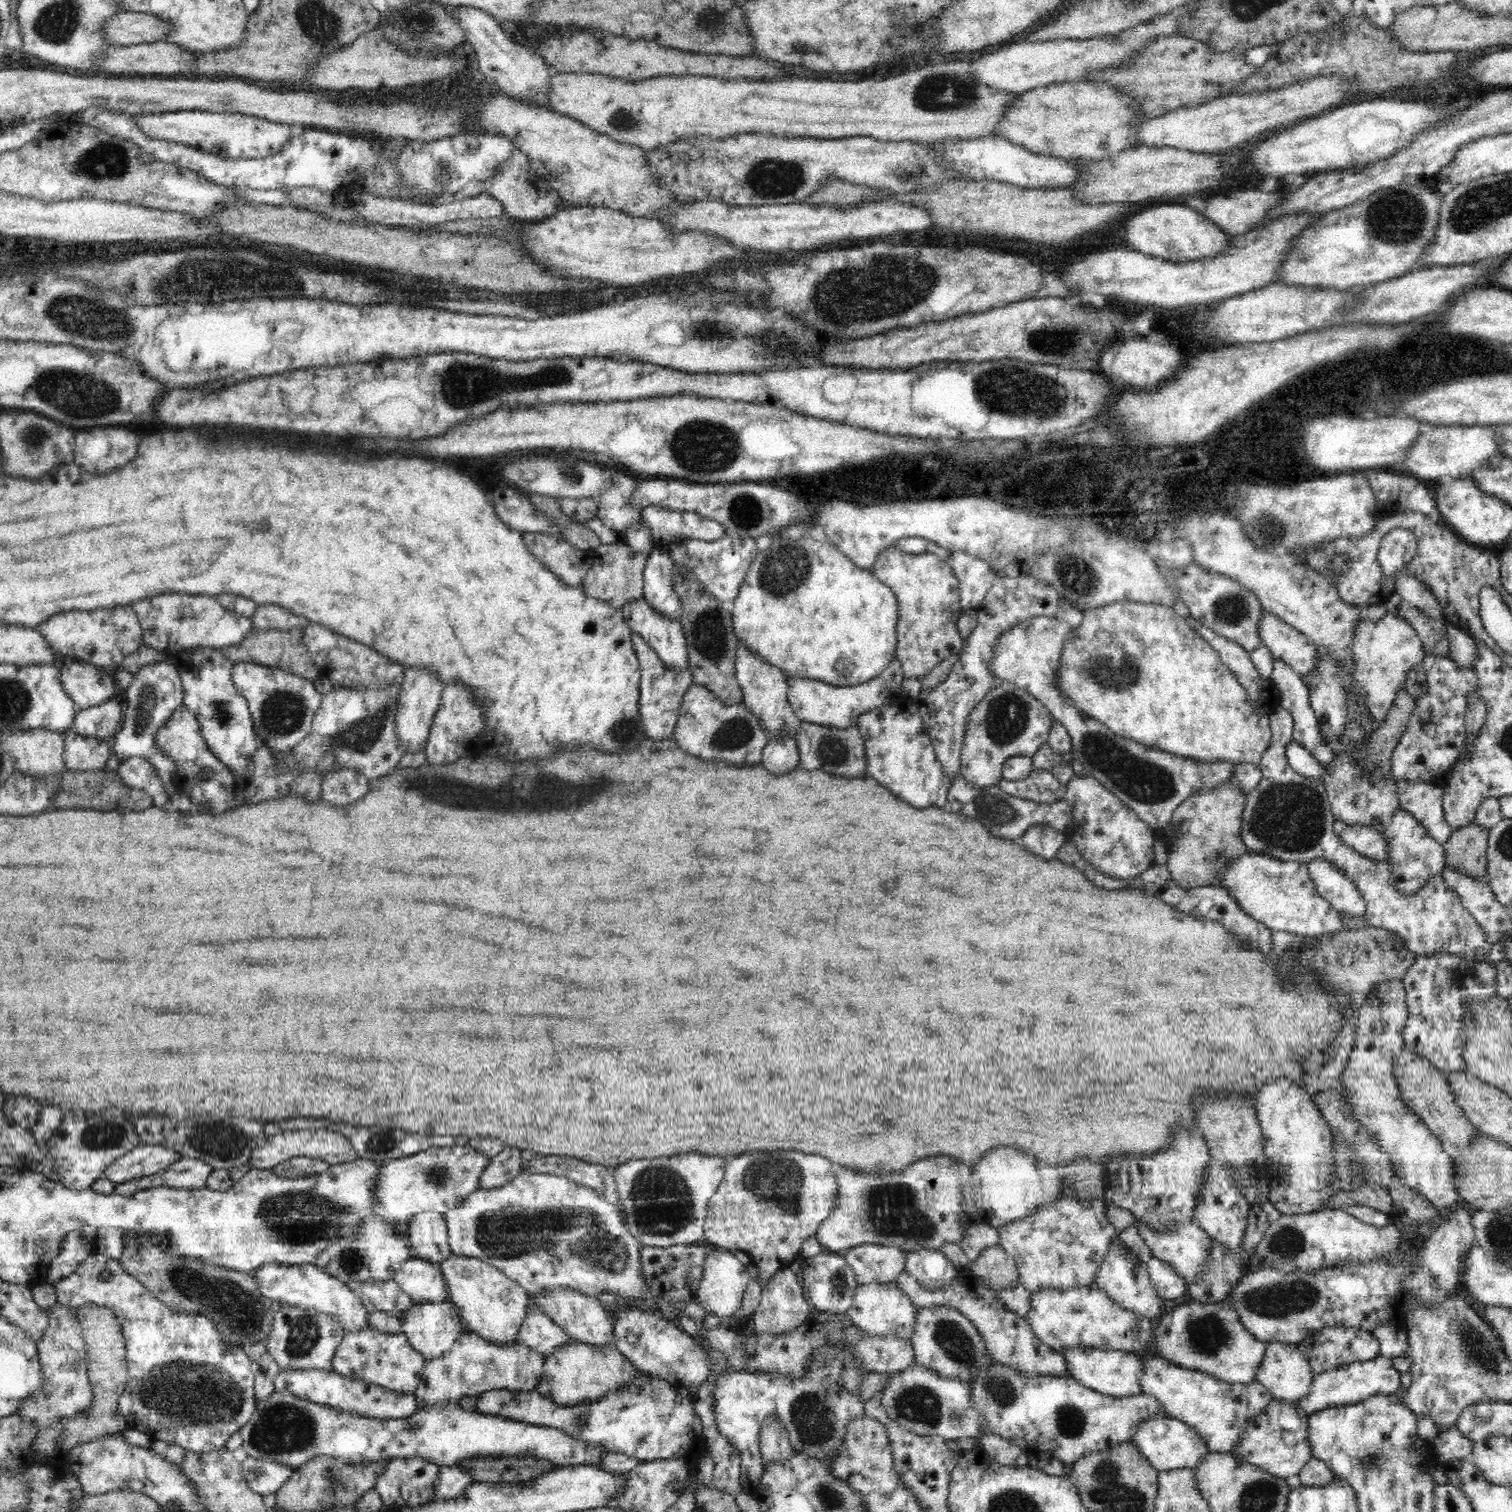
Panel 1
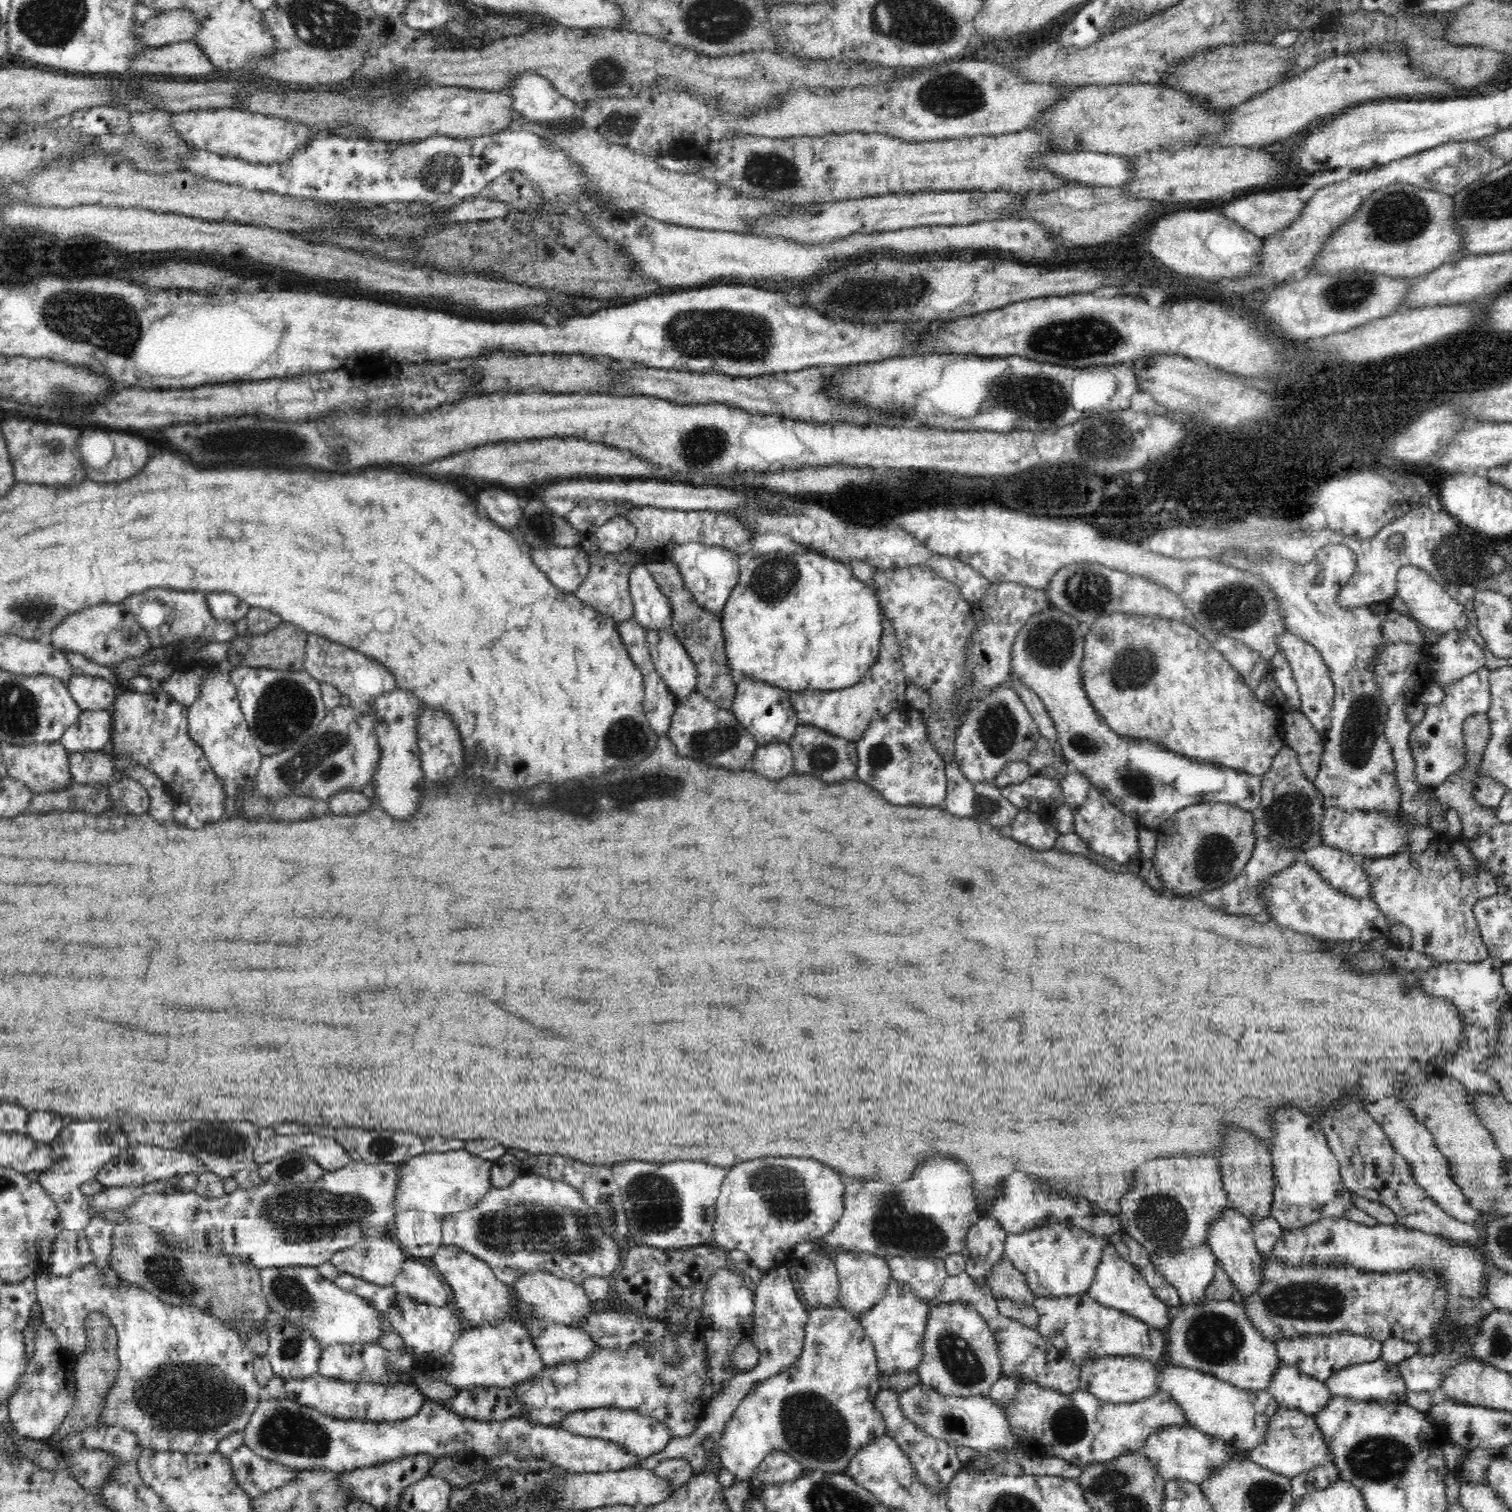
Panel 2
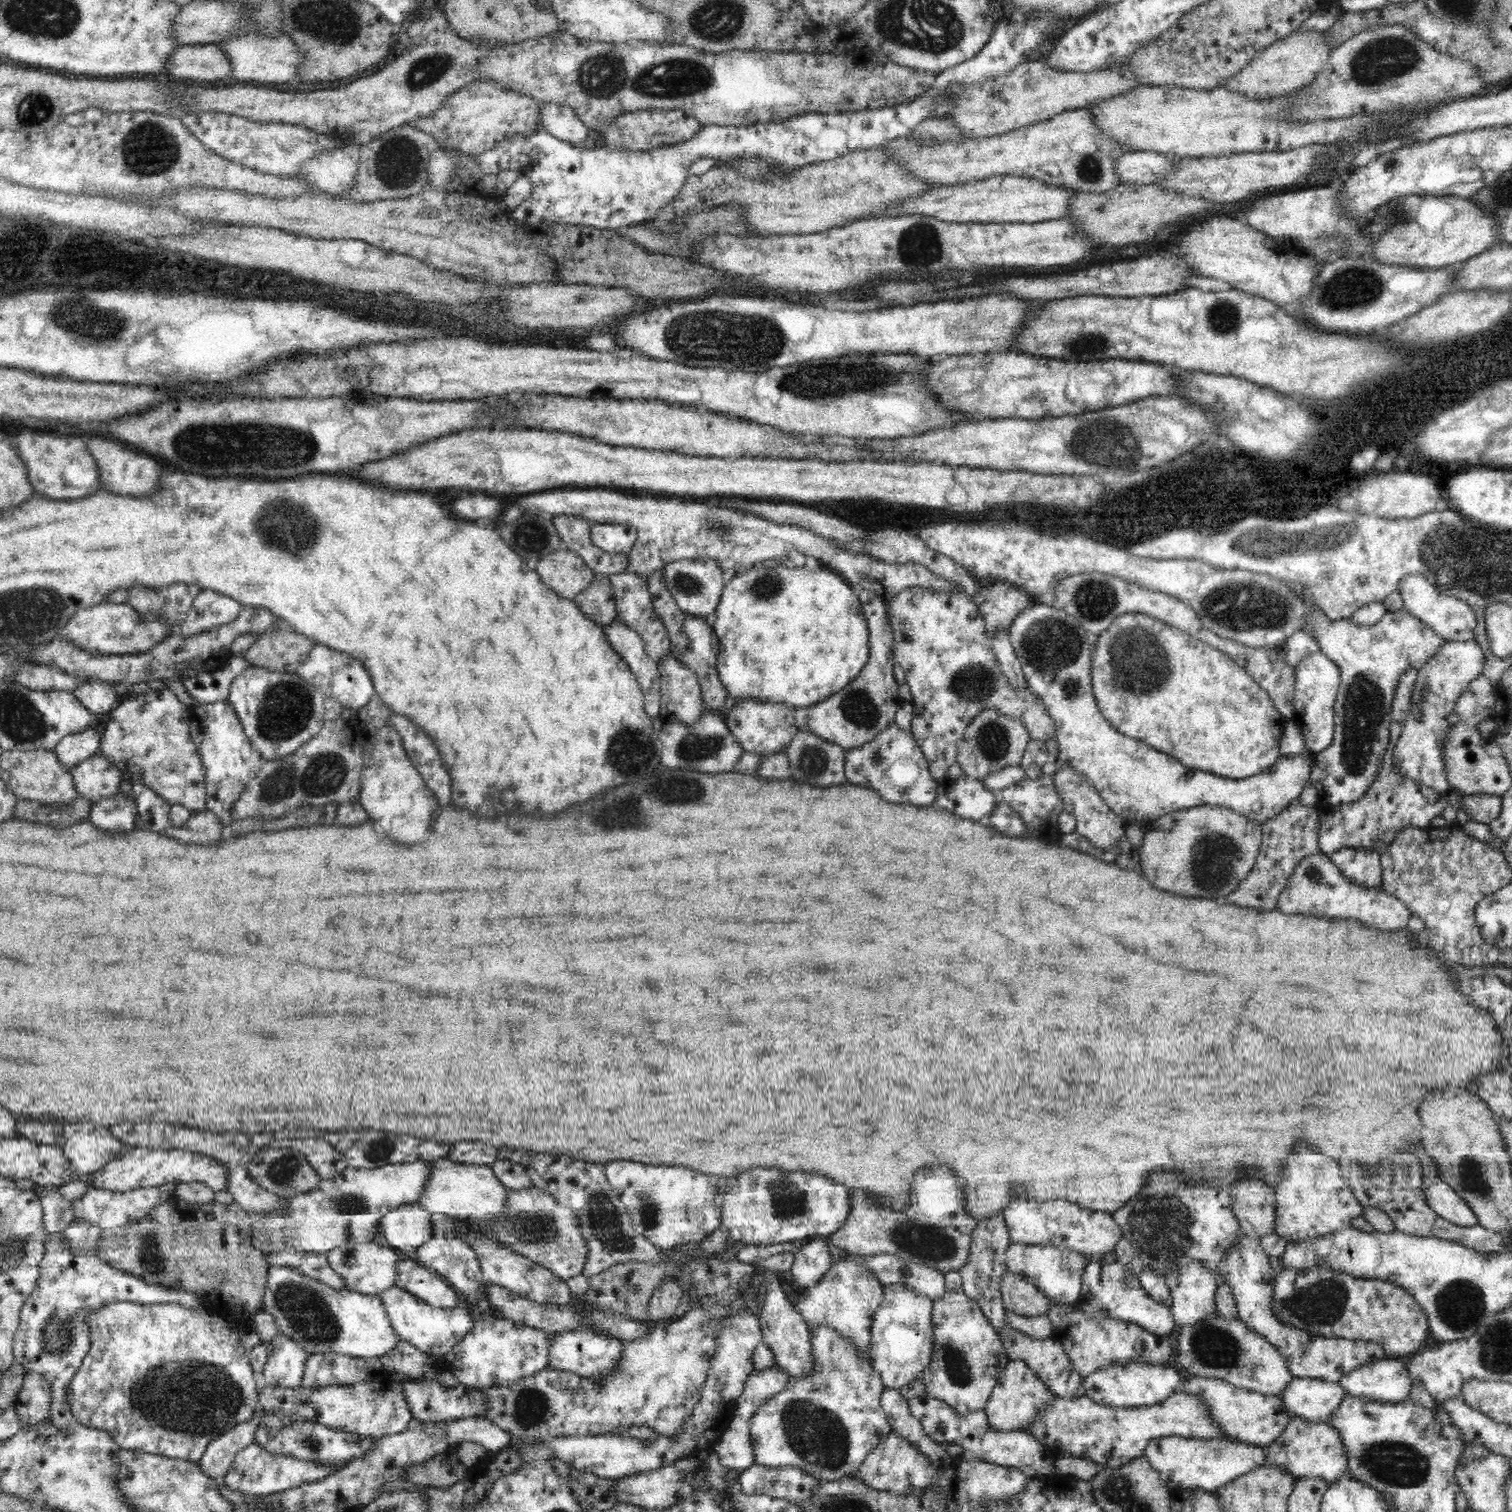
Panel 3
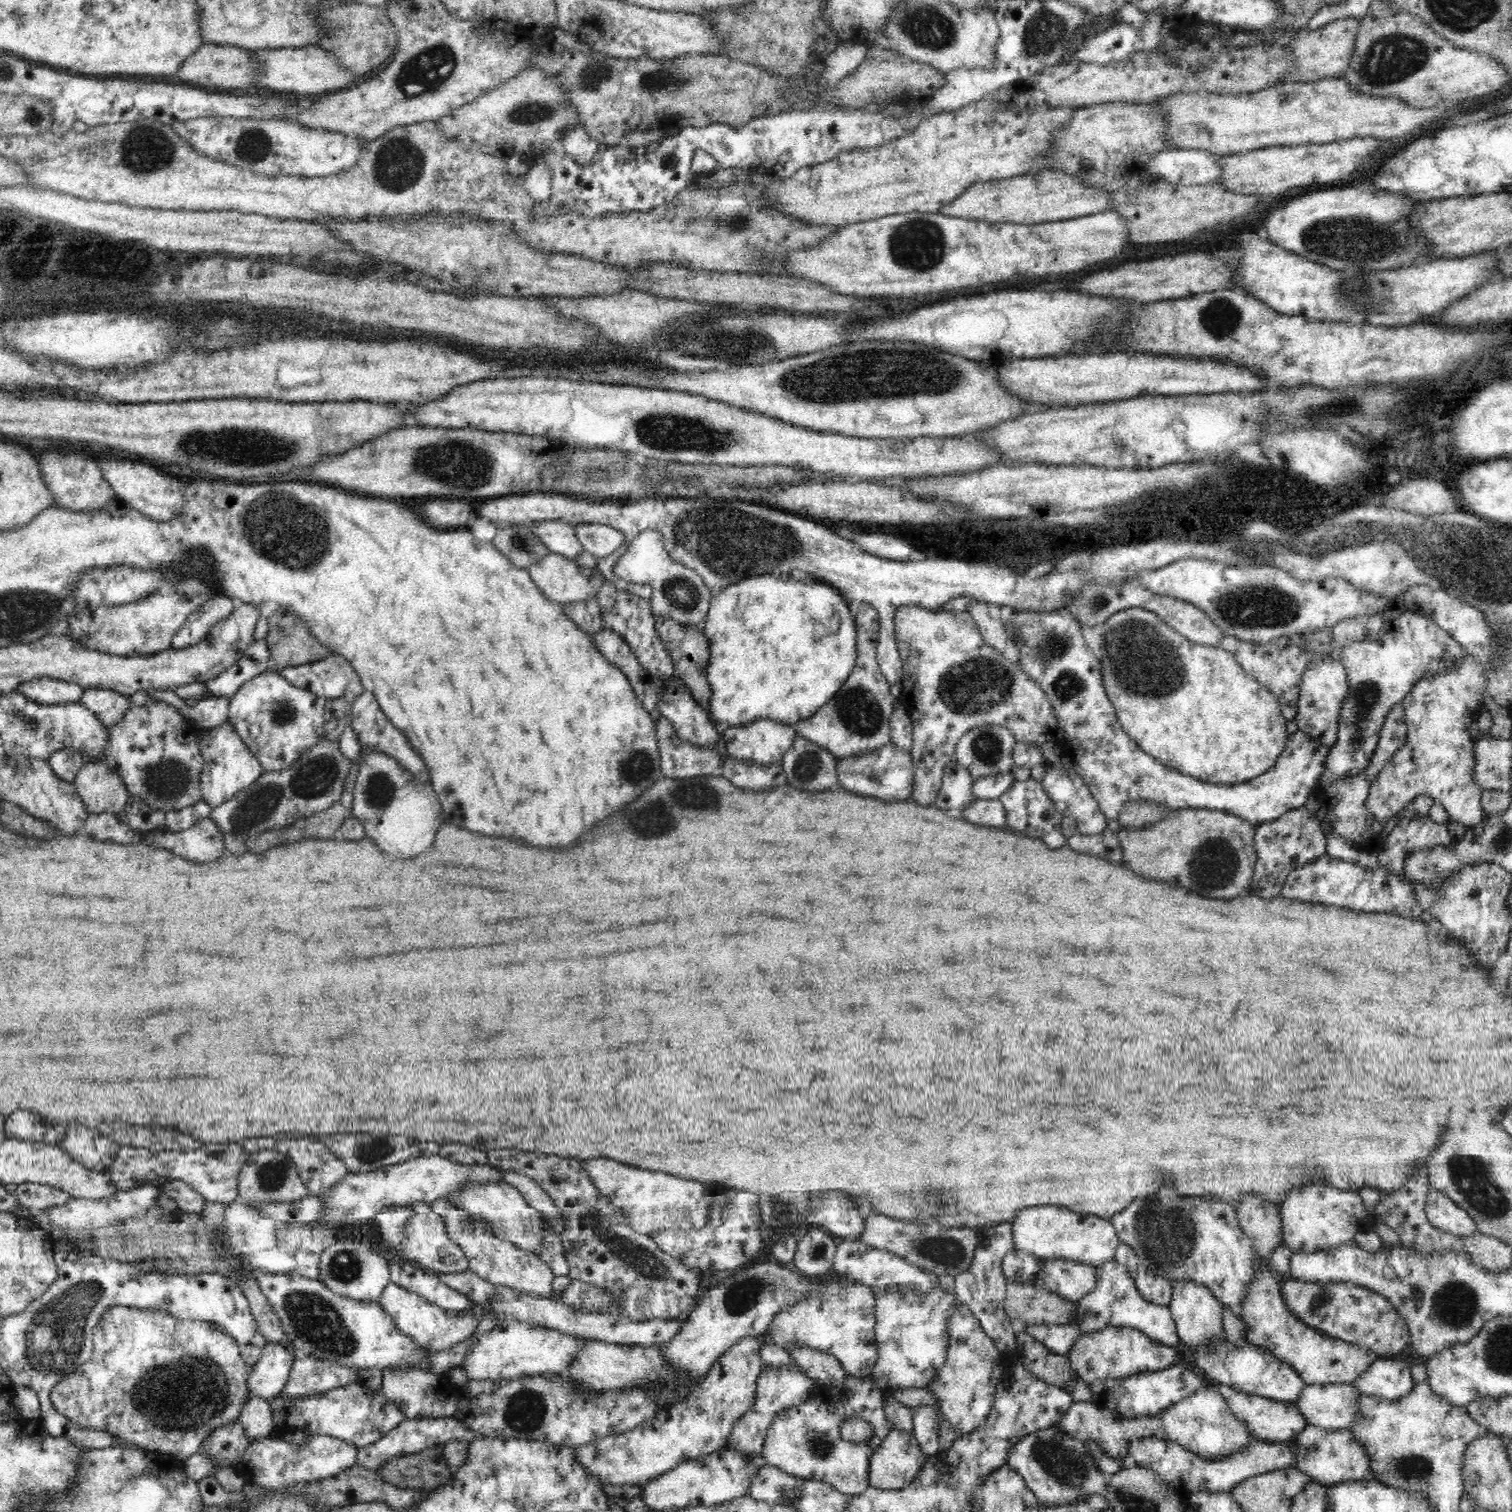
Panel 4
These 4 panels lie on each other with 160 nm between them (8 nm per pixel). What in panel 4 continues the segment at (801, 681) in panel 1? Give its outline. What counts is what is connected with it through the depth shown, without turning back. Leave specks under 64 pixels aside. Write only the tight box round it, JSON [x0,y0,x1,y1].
[797,603,895,760]

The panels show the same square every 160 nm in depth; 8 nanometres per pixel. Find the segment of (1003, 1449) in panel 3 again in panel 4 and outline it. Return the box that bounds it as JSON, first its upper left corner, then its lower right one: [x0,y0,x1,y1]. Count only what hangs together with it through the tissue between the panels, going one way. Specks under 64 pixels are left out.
[912,1407,1108,1507]

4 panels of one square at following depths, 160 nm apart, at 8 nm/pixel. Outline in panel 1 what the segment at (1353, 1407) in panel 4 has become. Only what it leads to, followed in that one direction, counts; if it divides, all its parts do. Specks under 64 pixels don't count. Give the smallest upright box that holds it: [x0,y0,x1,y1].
[1256,1342,1313,1403]

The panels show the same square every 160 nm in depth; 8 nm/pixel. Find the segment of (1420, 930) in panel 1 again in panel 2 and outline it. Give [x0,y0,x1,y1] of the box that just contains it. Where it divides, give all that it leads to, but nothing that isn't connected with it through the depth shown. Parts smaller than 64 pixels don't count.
[1251,741,1497,962]

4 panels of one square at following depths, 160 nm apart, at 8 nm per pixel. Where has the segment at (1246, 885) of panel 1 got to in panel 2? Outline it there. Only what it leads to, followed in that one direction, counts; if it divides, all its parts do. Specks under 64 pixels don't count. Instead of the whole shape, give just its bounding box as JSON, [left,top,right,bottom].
[1261,862,1391,942]

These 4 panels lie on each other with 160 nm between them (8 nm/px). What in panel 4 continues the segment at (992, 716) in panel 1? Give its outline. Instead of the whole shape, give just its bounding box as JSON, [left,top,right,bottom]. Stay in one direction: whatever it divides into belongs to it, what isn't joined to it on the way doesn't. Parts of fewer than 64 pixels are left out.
[954,725,1016,779]

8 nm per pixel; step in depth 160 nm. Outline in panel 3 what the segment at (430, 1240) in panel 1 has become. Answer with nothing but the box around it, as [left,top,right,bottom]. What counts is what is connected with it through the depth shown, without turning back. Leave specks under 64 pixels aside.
[380,1203,434,1257]

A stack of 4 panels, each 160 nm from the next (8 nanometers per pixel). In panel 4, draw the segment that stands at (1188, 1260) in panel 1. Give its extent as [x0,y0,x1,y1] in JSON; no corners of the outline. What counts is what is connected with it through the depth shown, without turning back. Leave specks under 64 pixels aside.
[1169,1281,1225,1354]

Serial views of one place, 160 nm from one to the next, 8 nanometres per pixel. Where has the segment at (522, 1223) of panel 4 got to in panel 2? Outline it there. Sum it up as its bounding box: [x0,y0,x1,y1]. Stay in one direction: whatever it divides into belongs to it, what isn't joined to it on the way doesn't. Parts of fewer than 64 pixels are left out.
[393,1148,494,1216]

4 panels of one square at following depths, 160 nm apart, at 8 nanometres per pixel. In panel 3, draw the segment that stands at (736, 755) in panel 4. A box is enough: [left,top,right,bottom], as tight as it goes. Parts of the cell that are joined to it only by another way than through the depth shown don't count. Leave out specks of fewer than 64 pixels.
[724,701,799,755]

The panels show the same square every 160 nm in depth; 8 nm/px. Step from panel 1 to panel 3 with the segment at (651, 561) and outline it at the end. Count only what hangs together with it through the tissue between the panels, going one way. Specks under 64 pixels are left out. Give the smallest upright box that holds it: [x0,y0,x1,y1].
[606,573,670,662]

